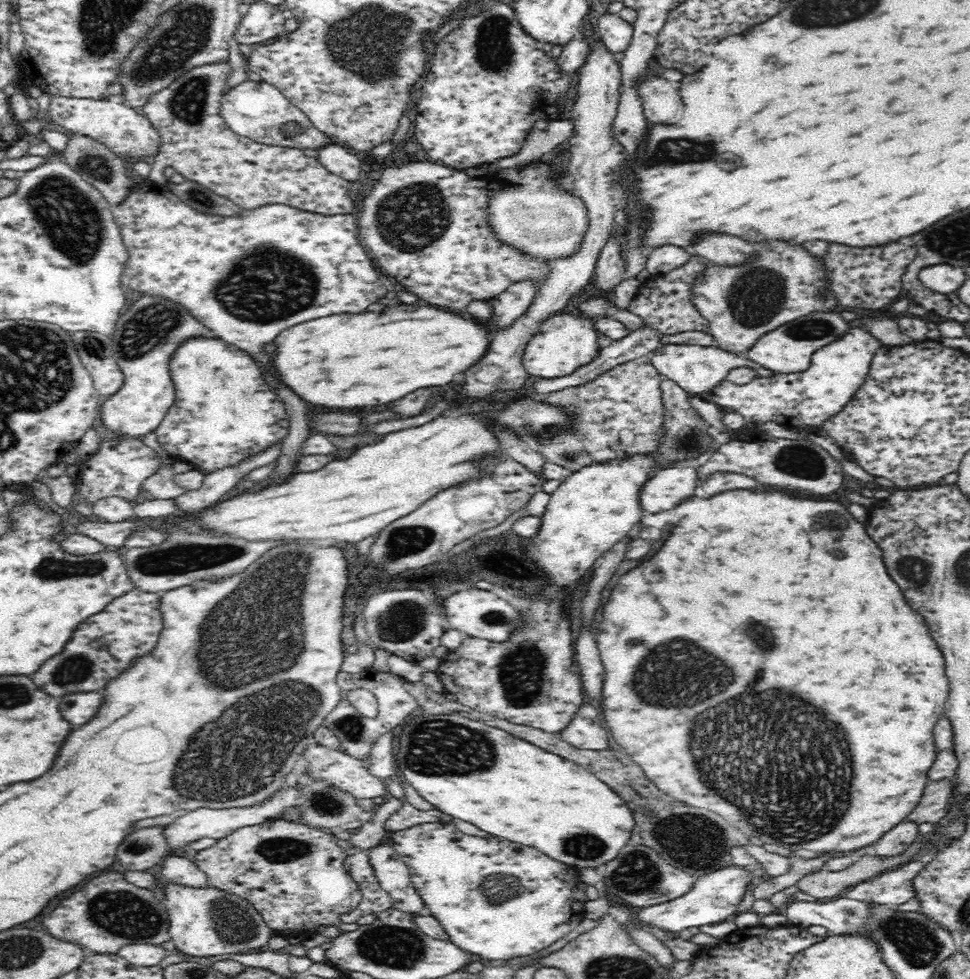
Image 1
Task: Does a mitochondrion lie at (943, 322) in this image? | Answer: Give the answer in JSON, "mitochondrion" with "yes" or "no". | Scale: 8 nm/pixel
{"mitochondrion":"no"}

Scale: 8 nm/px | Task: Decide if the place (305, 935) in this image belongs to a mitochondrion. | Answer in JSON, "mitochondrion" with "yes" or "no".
{"mitochondrion":"no"}

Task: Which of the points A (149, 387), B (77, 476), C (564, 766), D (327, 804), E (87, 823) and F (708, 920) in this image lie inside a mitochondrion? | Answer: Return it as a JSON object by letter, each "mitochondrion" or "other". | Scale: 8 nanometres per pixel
{"A":"other","B":"other","C":"other","D":"mitochondrion","E":"other","F":"other"}

